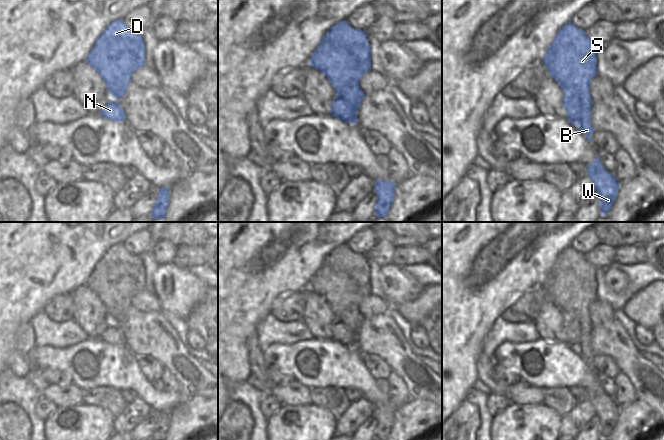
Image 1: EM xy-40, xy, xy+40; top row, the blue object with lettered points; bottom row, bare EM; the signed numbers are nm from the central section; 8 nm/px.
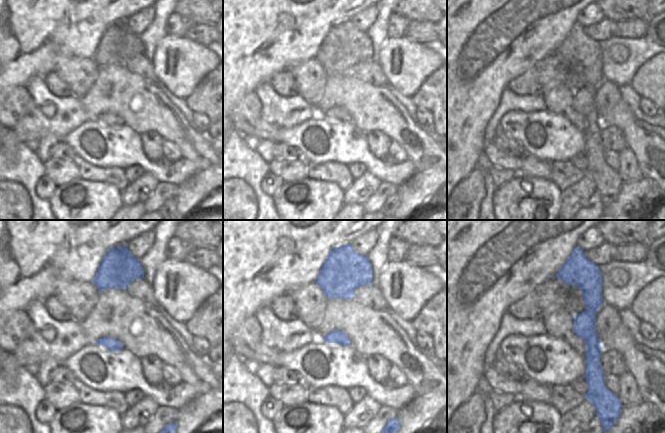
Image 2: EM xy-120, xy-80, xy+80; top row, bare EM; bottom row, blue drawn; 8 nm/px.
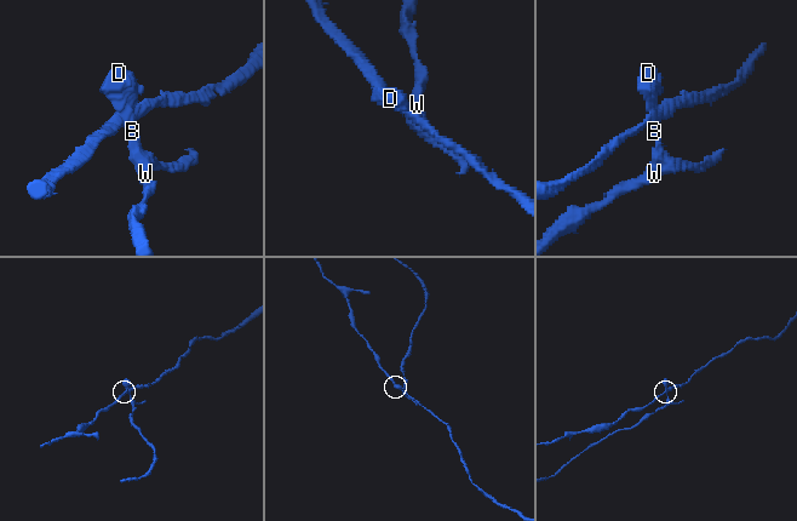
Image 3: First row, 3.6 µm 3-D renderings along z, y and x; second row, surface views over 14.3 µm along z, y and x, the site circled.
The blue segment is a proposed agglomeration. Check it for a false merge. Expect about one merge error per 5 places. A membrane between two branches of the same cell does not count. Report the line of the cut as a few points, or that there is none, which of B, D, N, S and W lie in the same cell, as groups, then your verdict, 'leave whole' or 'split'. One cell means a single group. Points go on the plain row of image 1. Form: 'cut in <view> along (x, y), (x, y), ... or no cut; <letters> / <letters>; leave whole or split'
cut in xy+40 along (565, 318), (575, 321), (580, 326), (578, 350); B D S W / N; split

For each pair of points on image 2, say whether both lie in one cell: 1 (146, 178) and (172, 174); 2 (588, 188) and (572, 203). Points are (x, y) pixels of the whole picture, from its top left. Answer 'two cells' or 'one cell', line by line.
1: two cells
2: one cell

